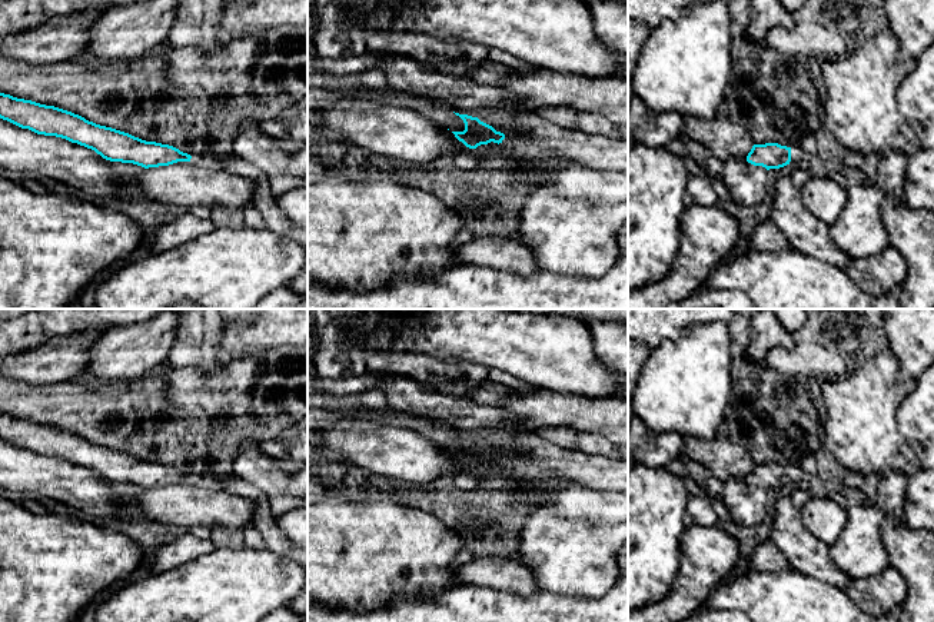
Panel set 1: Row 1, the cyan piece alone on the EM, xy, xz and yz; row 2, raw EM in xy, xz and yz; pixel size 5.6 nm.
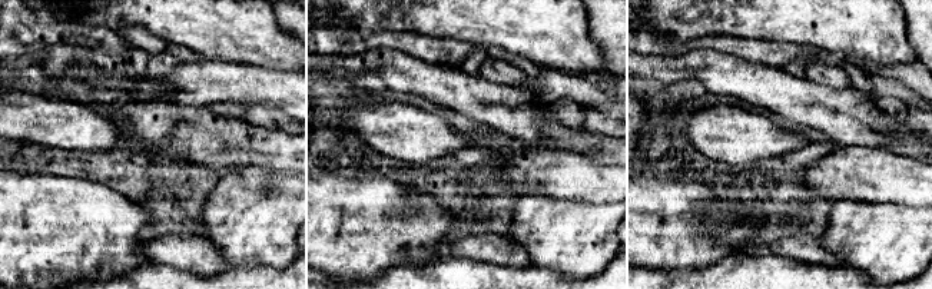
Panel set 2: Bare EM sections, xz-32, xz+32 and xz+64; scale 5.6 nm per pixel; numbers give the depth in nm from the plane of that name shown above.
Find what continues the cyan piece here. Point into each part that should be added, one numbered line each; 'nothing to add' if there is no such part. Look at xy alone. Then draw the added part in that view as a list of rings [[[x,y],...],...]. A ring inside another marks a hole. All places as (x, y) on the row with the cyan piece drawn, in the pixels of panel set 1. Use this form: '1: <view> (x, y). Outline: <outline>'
1: xy (209, 162). Outline: [[[193,156],[190,159],[190,162],[193,164],[197,164],[197,166],[202,166],[202,167],[207,167],[207,169],[225,170],[222,162],[217,157],[212,157],[212,156]]]

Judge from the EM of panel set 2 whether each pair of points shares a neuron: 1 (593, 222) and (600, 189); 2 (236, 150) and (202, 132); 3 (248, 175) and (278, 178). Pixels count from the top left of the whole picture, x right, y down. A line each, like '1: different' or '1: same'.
1: different
2: same
3: same

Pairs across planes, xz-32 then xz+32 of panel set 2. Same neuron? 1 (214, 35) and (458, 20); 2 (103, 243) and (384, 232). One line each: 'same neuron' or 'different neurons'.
1: same neuron
2: same neuron

